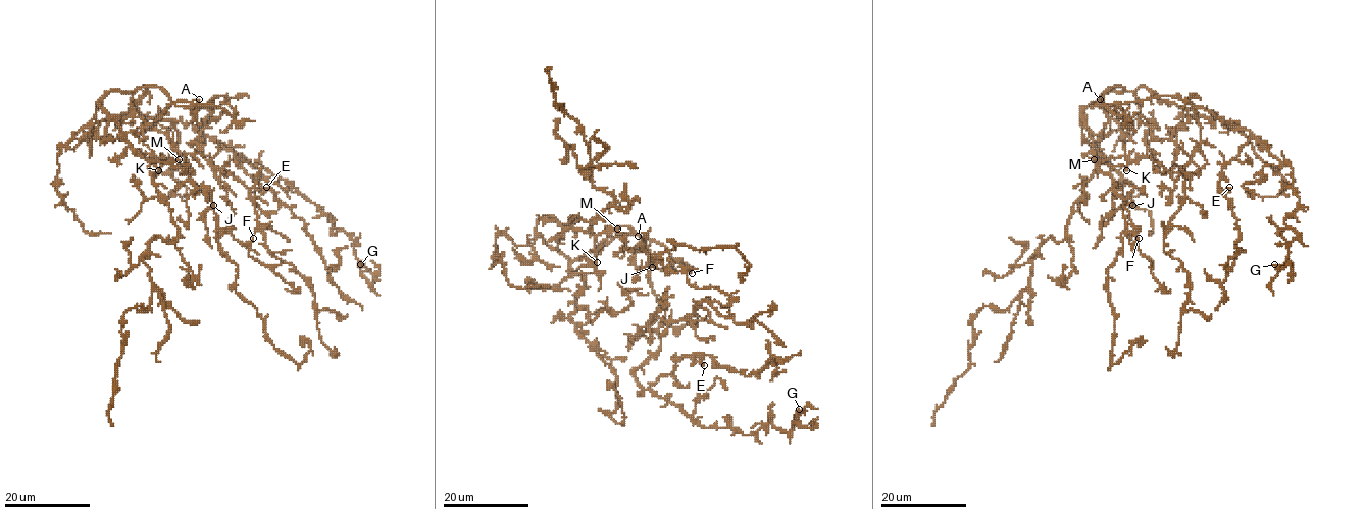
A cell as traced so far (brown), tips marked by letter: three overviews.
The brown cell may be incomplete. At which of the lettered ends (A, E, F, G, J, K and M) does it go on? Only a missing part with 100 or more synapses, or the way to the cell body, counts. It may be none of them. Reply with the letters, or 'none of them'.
none of them

